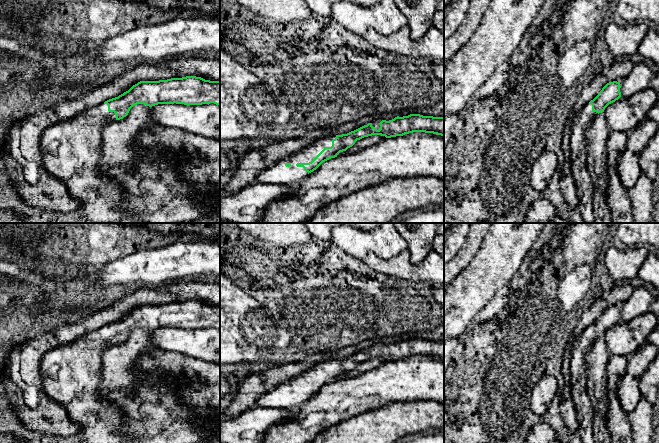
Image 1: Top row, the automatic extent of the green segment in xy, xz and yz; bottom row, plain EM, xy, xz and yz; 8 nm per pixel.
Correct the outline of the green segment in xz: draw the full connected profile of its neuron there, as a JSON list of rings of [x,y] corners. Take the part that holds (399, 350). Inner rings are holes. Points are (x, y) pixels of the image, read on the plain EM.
[[[410,338],[397,340],[389,345],[377,343],[347,358],[326,360],[259,397],[256,407],[297,409],[323,386],[337,381],[340,376],[352,371],[357,364],[372,359],[391,362],[413,356],[444,360],[444,341]]]

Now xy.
[[[196,300],[159,305],[140,305],[118,321],[86,333],[67,345],[58,345],[43,355],[41,359],[41,390],[45,393],[46,398],[55,401],[66,410],[73,423],[79,425],[81,430],[76,437],[81,443],[125,443],[125,436],[122,433],[122,426],[125,422],[124,413],[115,404],[108,402],[98,393],[102,375],[101,355],[104,349],[123,343],[128,339],[130,333],[137,328],[152,331],[158,328],[174,327],[184,329],[214,327],[220,330],[220,305],[205,304]]]

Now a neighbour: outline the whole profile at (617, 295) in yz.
[[[624,284],[622,286],[615,286],[610,290],[603,292],[591,305],[591,307],[584,311],[579,319],[575,330],[571,337],[573,341],[591,324],[593,324],[602,312],[609,306],[617,305],[621,306],[633,292],[631,284]]]

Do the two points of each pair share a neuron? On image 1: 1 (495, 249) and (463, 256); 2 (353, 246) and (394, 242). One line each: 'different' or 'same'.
1: different
2: same

